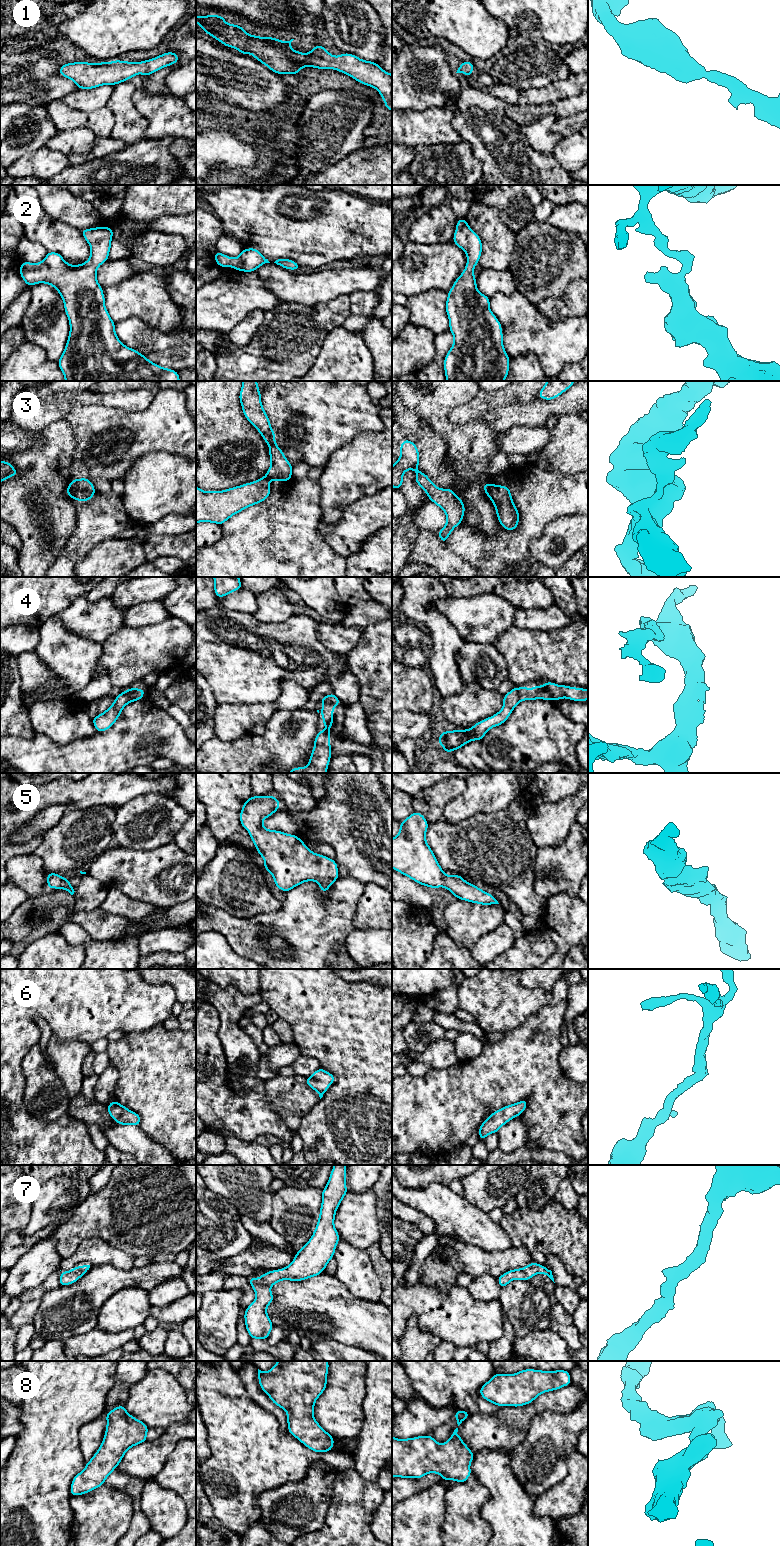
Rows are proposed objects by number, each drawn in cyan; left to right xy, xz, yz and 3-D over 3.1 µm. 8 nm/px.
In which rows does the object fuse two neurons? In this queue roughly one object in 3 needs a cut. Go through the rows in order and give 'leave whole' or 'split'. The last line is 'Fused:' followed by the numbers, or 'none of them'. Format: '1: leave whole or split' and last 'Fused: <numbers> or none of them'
1: leave whole
2: leave whole
3: split
4: leave whole
5: leave whole
6: leave whole
7: leave whole
8: leave whole
Fused: 3

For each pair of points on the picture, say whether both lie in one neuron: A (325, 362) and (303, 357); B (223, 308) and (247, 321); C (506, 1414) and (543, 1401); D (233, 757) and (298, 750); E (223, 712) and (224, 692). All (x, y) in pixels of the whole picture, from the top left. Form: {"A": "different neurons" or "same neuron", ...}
{"A": "different neurons", "B": "different neurons", "C": "same neuron", "D": "same neuron", "E": "different neurons"}

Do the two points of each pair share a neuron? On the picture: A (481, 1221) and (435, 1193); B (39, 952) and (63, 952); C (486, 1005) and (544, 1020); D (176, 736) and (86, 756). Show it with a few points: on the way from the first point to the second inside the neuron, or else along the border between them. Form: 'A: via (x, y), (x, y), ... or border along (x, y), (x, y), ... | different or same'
A: via (470, 1221), (461, 1219), (446, 1204) | same
B: via (45, 952), (57, 952) | same
C: border along (548, 1002), (532, 1013), (521, 1024), (510, 1030) | different
D: via (154, 730), (137, 734), (125, 746), (108, 754) | same

